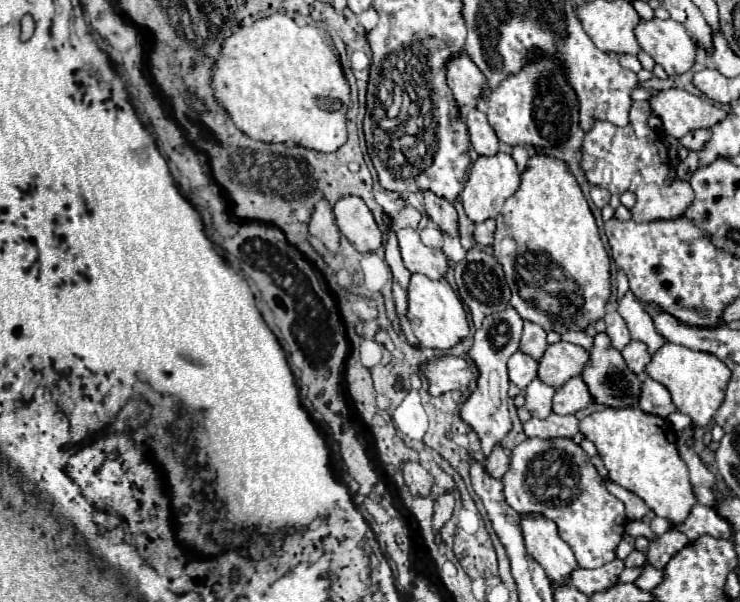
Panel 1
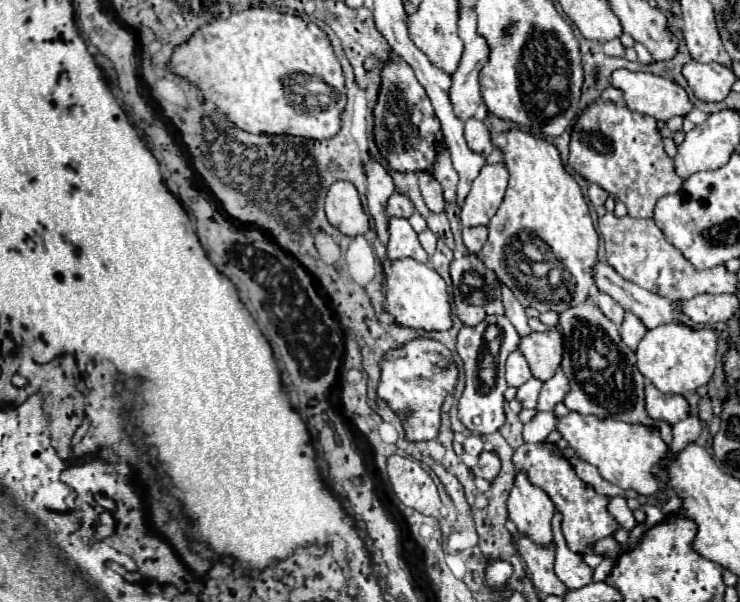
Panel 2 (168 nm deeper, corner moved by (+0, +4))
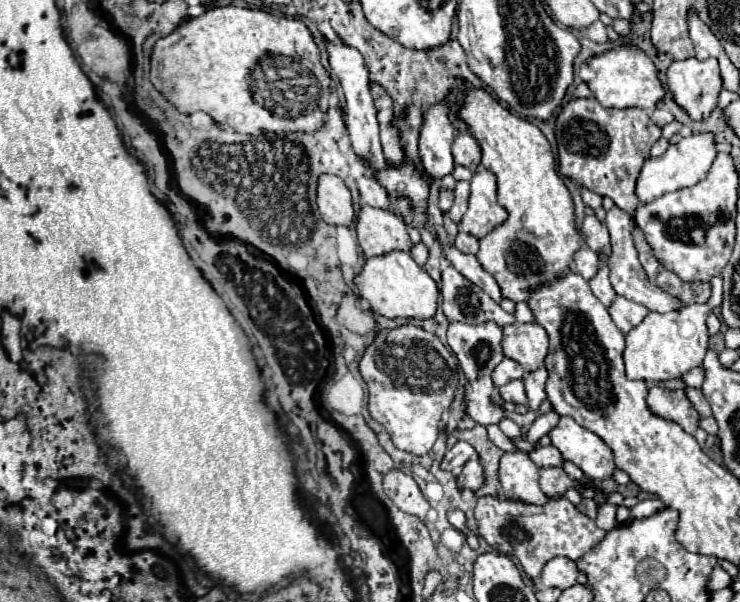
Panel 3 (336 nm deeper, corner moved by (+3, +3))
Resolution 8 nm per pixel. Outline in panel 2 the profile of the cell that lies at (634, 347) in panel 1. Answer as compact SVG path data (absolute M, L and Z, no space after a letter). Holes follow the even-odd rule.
M627 313L627 315L625 315L625 321L623 321L621 329L619 329L619 333L621 333L623 343L625 343L631 351L635 351L637 345L639 345L639 341L641 341L643 335L647 333L647 327L645 327L635 315Z

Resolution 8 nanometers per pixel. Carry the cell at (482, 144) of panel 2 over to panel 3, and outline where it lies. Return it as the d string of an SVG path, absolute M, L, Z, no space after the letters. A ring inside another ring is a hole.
M460 132L454 138L454 142L452 142L452 158L454 158L456 164L466 166L472 172L476 172L476 168L480 164L480 156L482 156L480 154L480 146L478 146L478 142L470 134Z

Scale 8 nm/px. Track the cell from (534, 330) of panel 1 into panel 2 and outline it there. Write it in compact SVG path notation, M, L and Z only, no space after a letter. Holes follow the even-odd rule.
M501 285L503 291L503 305L505 305L505 317L513 323L513 327L517 329L519 337L527 337L527 333L533 333L529 327L529 317L525 315L525 307L515 299L515 295L511 293L509 287Z

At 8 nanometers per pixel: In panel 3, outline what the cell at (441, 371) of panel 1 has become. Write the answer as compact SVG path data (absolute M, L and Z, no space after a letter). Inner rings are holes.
M402 324L390 330L376 332L374 342L364 350L364 356L360 360L360 374L366 380L370 392L368 412L376 422L380 422L388 430L394 446L414 456L426 456L438 438L438 422L442 412L450 410L454 402L458 386L456 356L440 342L436 334L426 332L424 328L418 328L414 324Z

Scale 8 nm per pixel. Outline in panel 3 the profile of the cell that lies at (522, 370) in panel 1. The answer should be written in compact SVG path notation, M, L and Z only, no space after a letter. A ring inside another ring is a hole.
M504 358L496 368L494 368L494 372L492 372L492 382L494 382L494 386L504 386L504 384L508 384L508 382L512 382L512 380L520 380L524 376L524 368L518 364L518 362L514 362L514 360L510 360L510 358Z

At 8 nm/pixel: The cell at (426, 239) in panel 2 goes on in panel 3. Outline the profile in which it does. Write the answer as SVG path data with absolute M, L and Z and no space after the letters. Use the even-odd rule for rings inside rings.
M418 242L418 244L410 250L410 256L416 260L418 266L424 266L426 260L428 260L428 248L426 248L422 242Z

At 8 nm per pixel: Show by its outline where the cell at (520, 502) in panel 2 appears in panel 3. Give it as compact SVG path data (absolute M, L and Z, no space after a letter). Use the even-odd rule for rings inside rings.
M504 452L500 458L502 496L528 504L544 504L546 494L538 486L538 470L540 468L530 460L528 452Z

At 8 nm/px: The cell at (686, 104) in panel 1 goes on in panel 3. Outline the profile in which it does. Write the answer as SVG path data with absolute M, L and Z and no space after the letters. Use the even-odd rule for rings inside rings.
M624 42L612 50L590 56L586 64L596 72L596 78L588 82L588 88L604 108L650 108L662 102L664 90L656 78L654 62L634 42Z

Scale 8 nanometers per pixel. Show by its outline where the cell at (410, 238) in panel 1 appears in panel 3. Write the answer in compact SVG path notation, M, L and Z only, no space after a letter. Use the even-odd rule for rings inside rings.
M362 206L356 218L356 234L366 256L382 256L392 250L408 250L408 226L390 210Z

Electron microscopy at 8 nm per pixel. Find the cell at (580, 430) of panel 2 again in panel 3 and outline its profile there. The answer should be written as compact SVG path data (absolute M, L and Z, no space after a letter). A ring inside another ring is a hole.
M562 416L548 436L562 458L574 462L588 478L606 480L612 476L616 468L612 450L594 432L576 424L574 418Z

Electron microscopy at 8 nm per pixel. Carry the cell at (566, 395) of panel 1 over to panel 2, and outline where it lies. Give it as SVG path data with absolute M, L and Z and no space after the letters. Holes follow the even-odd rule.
M559 369L549 381L543 383L543 389L541 389L541 395L537 401L537 411L553 411L555 405L561 403L569 391L571 391L571 387L567 385L567 377Z

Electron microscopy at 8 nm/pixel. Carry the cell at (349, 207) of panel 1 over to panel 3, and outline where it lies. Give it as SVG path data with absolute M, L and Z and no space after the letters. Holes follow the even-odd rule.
M322 174L318 178L316 204L318 204L318 212L322 220L332 226L336 224L350 226L354 222L354 208L352 208L350 192L344 180L338 176Z

